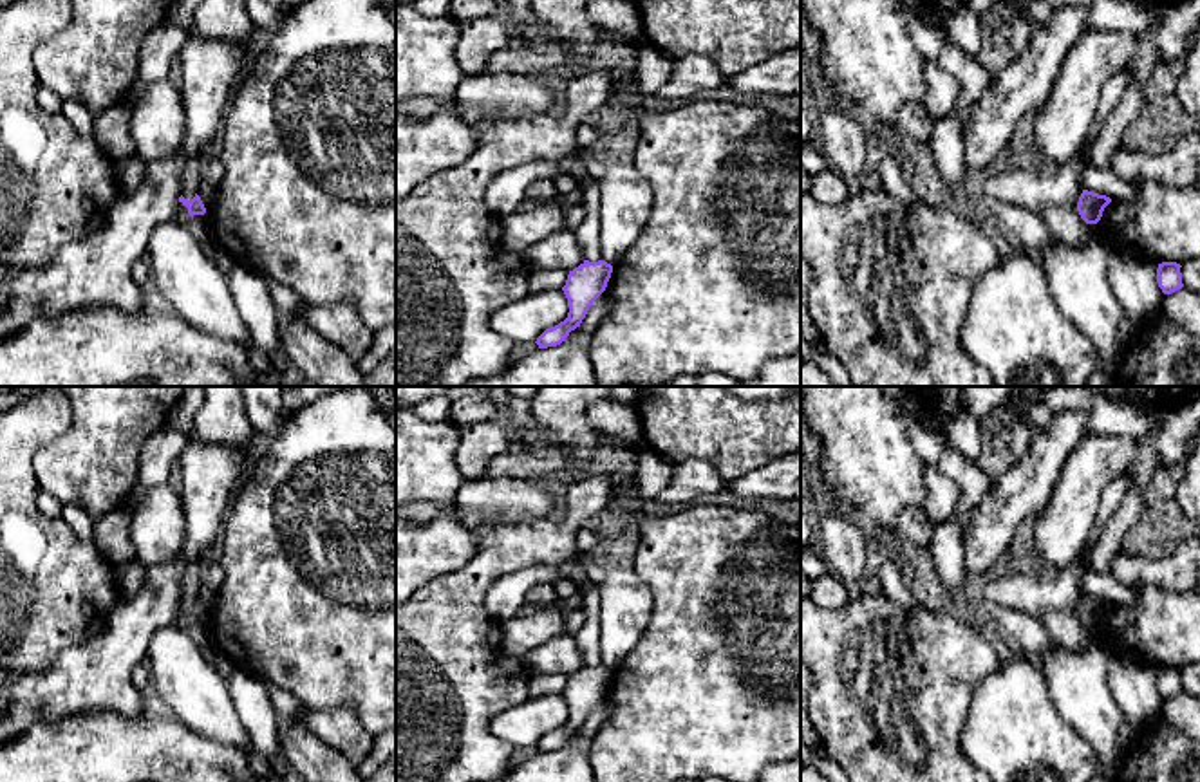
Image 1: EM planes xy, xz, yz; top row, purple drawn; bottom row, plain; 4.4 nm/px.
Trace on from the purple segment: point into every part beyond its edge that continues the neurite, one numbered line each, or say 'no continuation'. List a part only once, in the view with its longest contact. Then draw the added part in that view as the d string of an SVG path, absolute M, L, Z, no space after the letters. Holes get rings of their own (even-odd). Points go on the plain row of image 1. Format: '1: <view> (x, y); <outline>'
no continuation

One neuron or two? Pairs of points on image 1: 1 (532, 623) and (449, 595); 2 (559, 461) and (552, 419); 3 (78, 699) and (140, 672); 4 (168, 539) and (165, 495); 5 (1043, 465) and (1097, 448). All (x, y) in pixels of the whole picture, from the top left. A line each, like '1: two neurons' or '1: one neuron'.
1: two neurons
2: two neurons
3: two neurons
4: one neuron
5: two neurons

